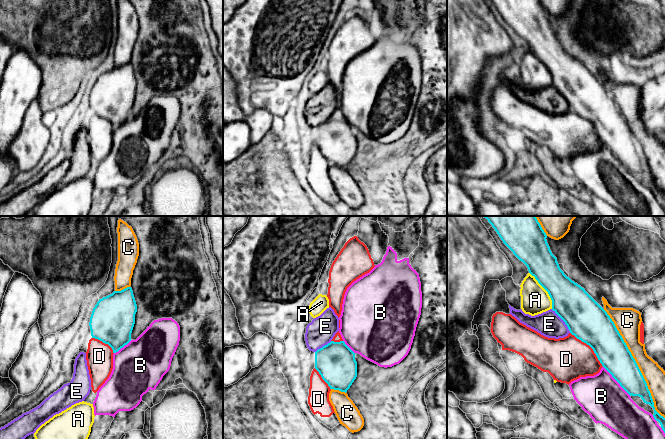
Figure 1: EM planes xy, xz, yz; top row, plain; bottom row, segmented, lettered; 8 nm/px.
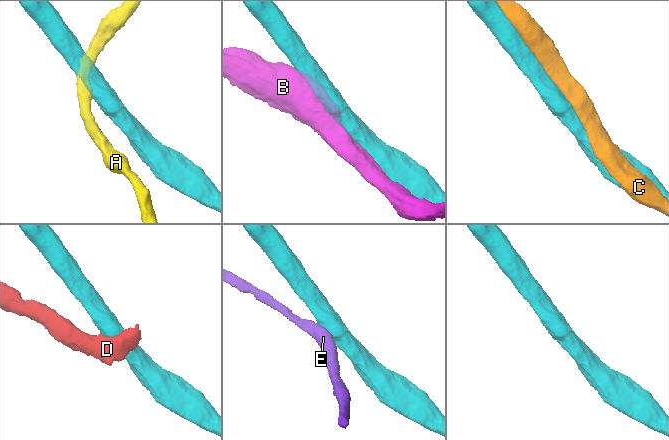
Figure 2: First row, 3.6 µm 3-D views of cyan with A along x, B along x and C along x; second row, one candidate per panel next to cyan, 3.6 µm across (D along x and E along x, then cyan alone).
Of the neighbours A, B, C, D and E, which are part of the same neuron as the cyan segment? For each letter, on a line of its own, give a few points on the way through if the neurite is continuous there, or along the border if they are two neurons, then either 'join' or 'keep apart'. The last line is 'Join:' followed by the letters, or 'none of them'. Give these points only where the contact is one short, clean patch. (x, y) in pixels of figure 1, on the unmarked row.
A: keep apart
B: keep apart
C: keep apart
D: keep apart
E: along yz (551, 85), (564, 98), (570, 108) | keep apart
Join: none of them

